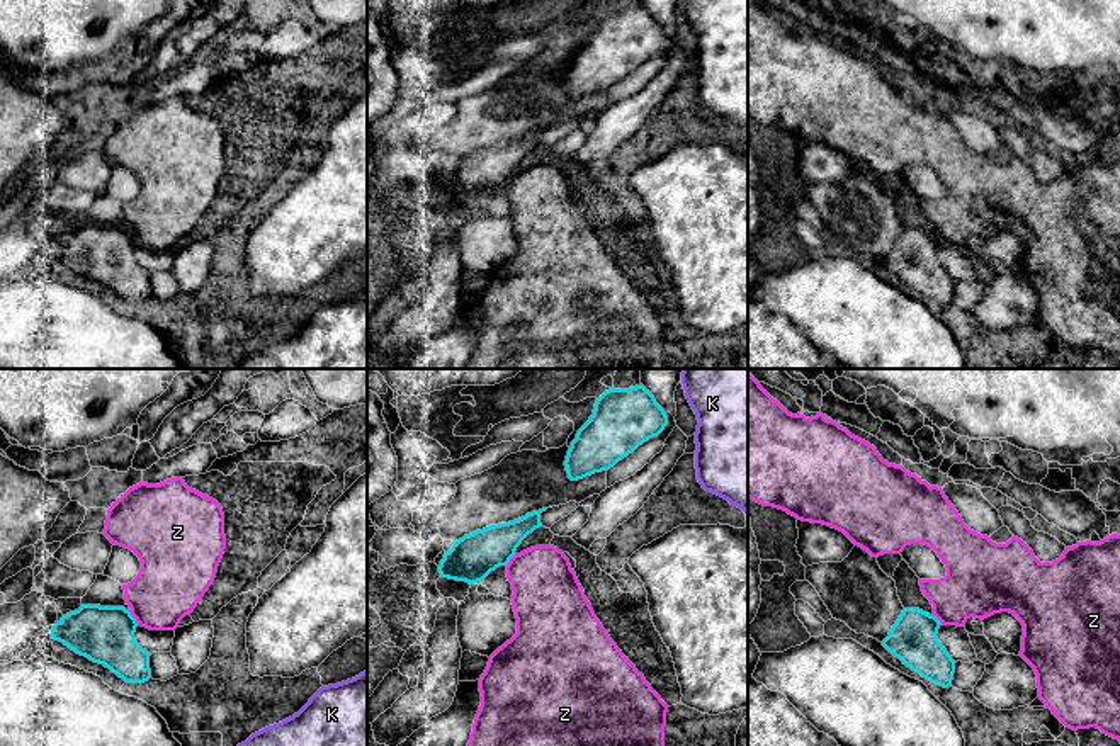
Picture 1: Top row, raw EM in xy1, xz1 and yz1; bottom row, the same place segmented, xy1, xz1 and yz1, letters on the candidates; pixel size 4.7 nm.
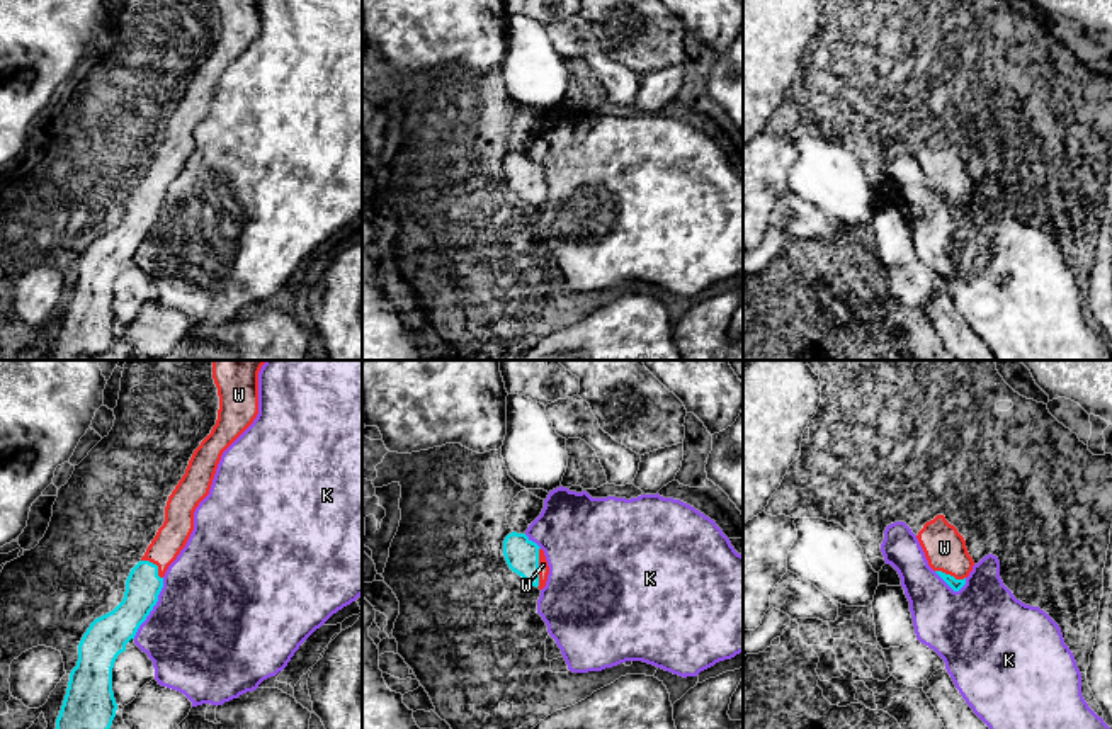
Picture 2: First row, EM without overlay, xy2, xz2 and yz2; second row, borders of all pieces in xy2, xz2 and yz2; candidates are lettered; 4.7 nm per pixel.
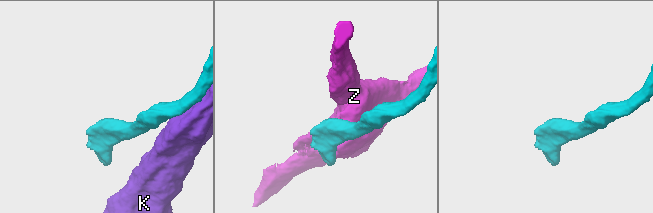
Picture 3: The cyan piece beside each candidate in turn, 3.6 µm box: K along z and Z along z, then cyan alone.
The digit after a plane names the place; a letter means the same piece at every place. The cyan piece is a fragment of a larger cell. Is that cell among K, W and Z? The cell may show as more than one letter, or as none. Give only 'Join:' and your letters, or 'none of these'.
Join: W

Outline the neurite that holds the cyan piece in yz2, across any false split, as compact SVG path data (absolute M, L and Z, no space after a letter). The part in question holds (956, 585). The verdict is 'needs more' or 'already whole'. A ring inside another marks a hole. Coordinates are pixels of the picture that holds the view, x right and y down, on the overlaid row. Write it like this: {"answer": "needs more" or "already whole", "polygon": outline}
{"answer": "needs more", "polygon": "M944 515L927 522L916 535L928 566L954 590L966 585L974 561L967 552L964 537Z"}

